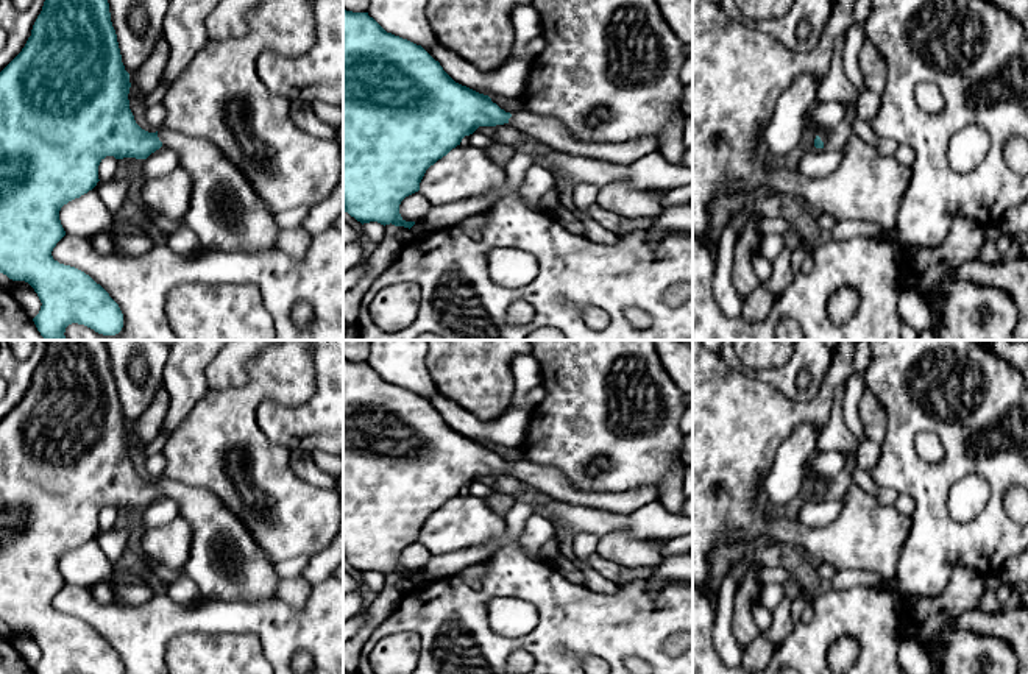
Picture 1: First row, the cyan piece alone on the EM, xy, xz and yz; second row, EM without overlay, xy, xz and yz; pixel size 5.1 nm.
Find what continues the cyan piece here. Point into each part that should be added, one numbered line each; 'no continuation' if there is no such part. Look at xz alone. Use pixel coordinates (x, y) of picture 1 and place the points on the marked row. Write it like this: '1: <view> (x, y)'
1: xz (548, 130)

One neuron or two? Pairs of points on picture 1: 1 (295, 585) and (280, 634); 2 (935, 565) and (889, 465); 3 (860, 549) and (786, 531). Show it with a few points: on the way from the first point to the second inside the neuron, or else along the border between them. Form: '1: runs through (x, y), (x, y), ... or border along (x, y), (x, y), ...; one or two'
1: border along (311, 587), (300, 607), (278, 596); two
2: runs through (933, 539), (930, 500), (916, 485); one
3: runs through (841, 543), (821, 543), (805, 537); one

